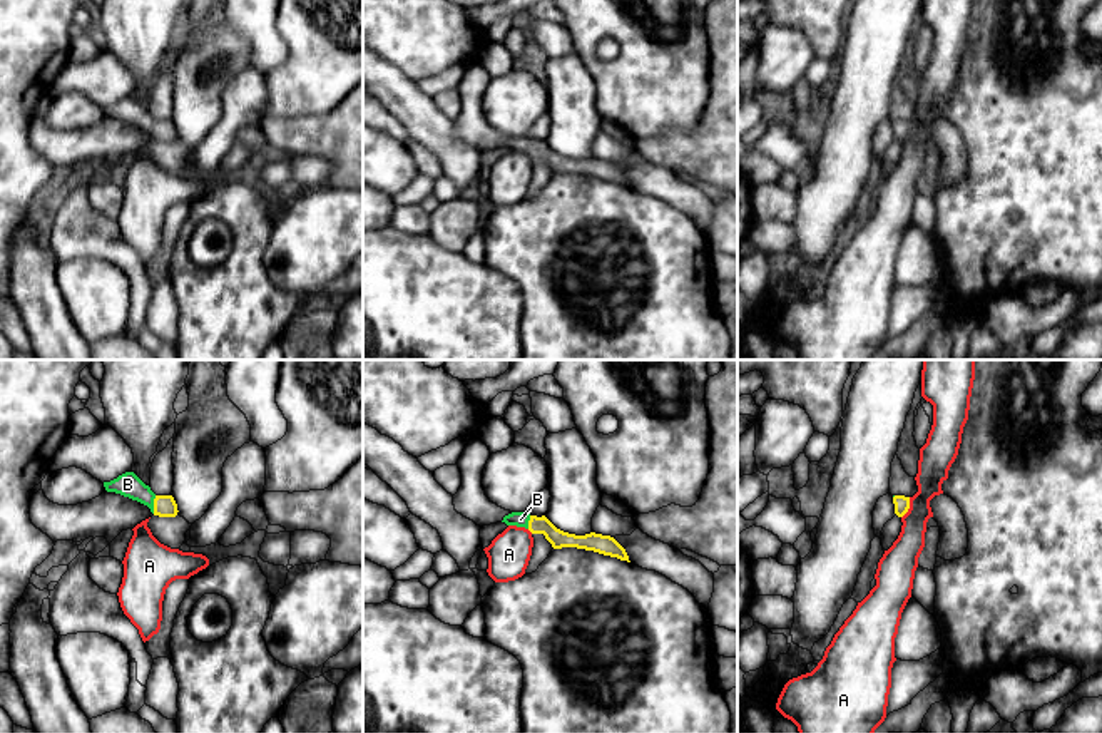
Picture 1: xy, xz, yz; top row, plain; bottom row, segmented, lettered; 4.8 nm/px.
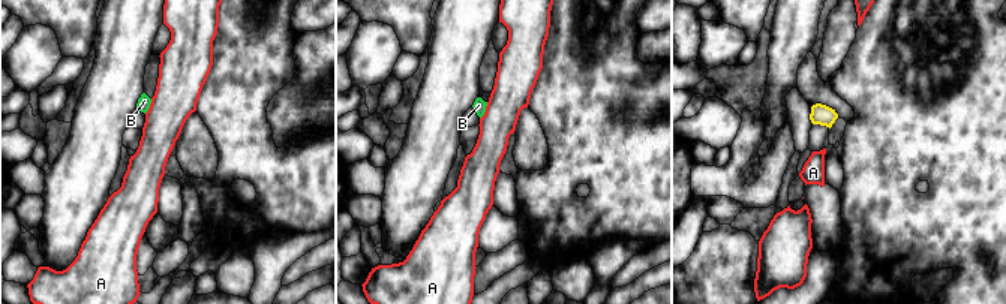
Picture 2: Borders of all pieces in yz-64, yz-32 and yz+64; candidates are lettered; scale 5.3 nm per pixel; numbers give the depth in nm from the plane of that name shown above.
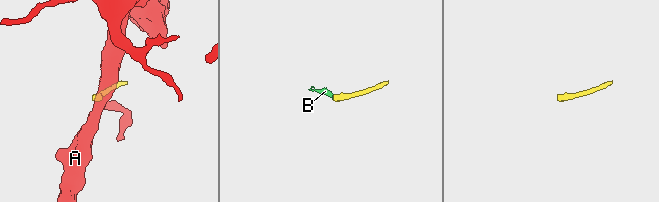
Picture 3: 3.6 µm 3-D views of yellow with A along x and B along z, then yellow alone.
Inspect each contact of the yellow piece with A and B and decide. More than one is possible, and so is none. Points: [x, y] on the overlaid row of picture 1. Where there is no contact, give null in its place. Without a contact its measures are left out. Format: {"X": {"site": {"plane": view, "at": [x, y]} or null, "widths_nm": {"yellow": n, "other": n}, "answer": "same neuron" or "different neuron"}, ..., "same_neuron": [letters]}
{"A": {"site": {"plane": "yz", "at": [908, 507]}, "widths_nm": {"yellow": 80, "other": 160}, "answer": "different neuron"}, "B": {"site": {"plane": "xy", "at": [154, 504]}, "widths_nm": {"yellow": 110, "other": 120}, "answer": "same neuron"}, "same_neuron": ["B"]}

